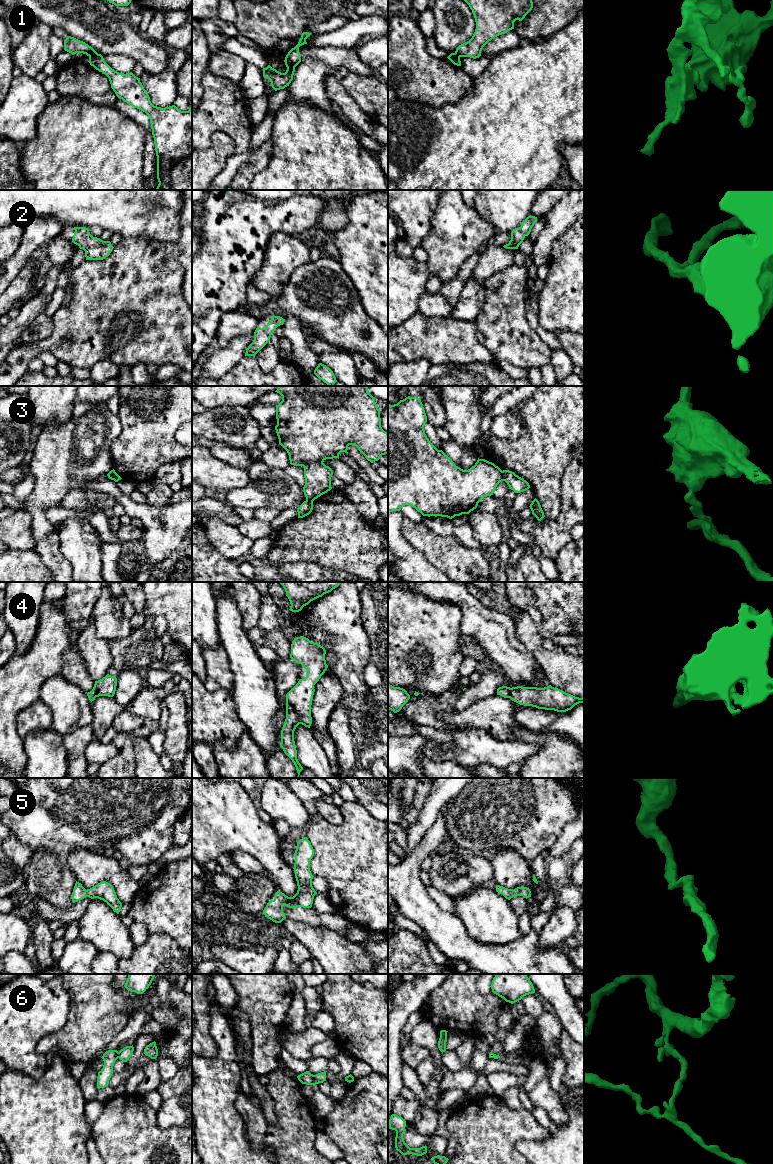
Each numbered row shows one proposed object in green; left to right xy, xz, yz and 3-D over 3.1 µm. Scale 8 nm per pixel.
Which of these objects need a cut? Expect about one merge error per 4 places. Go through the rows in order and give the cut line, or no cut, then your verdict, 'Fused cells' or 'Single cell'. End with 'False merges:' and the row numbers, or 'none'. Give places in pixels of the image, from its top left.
1: Split along xz (285, 62), (294, 67). Fused cells
2: No split. Single cell
3: Split along yz (502, 471), (504, 480). Fused cells
4: No split. Single cell
5: No split. Single cell
6: Split along xz (313, 1075), (316, 1083). Fused cells
False merges: 1, 3, 6

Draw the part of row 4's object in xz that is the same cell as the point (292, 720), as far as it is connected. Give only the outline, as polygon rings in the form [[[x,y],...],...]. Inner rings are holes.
[[[300,636],[291,644],[290,658],[307,670],[307,676],[286,694],[286,719],[281,730],[280,747],[294,763],[298,778],[303,767],[297,759],[294,731],[299,724],[310,728],[312,724],[311,705],[315,692],[314,685],[328,668],[326,650],[318,643]]]

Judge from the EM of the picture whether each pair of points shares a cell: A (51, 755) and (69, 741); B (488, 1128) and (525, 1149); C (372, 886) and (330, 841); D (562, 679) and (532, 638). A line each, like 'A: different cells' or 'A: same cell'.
A: different cells
B: different cells
C: same cell
D: same cell

